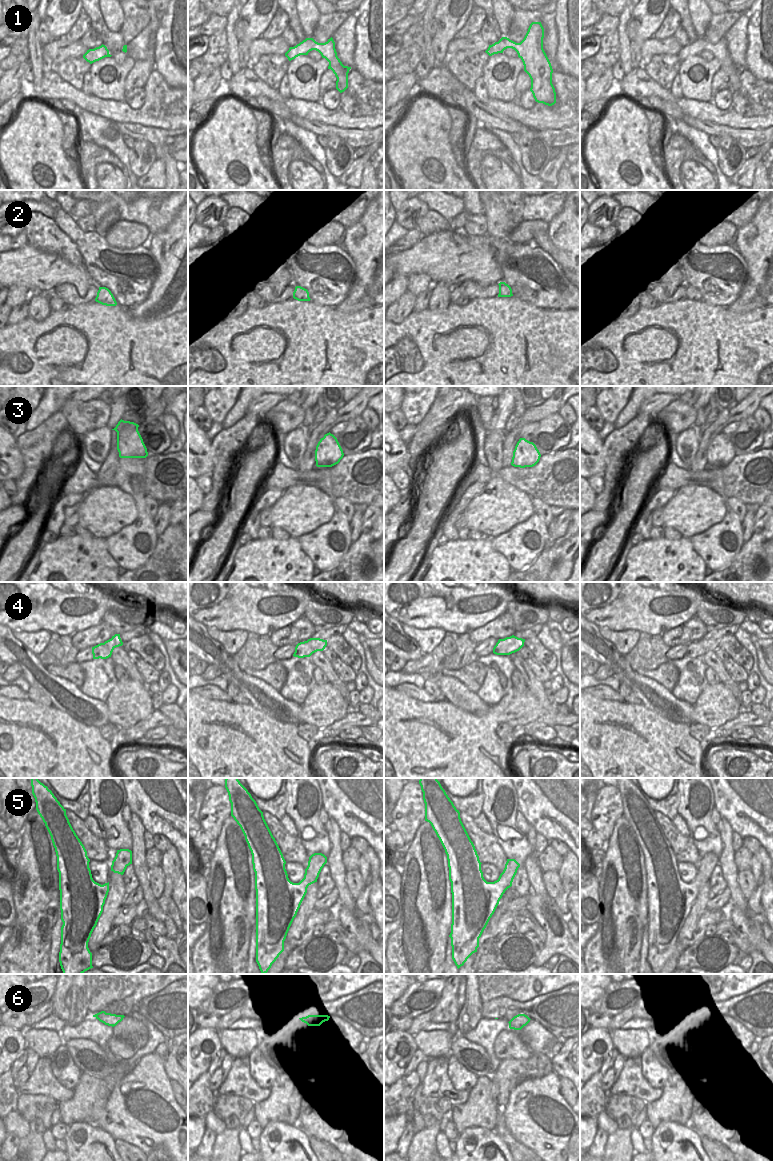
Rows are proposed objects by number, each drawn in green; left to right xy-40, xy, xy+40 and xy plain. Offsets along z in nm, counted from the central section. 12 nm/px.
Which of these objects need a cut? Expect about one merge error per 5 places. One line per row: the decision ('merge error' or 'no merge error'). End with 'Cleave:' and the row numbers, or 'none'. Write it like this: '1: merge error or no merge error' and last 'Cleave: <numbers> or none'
1: no merge error
2: no merge error
3: no merge error
4: merge error
5: no merge error
6: no merge error
Cleave: 4

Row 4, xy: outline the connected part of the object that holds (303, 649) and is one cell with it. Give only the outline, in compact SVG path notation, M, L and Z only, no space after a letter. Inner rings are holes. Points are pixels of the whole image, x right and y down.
M310 638L307 641L300 642L295 647L294 657L310 657L317 651L323 651L327 646L327 640L320 638Z

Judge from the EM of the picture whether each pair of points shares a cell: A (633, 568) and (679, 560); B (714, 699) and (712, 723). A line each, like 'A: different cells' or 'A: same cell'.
A: same cell
B: same cell

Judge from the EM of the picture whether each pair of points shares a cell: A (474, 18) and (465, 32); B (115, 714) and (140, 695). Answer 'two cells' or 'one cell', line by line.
A: one cell
B: one cell

